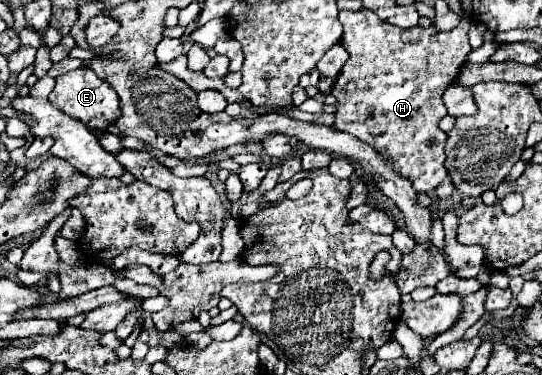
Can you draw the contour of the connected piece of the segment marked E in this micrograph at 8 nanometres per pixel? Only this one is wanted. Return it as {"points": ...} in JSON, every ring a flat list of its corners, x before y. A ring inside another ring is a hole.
{"points":[[79,67,69,73,59,75,55,89,49,93,49,101,57,109,61,109,67,115,73,115,81,123,85,123,85,127,93,133,107,133,109,125,115,125,115,121,121,117,117,91,109,83,99,79,89,67]]}

